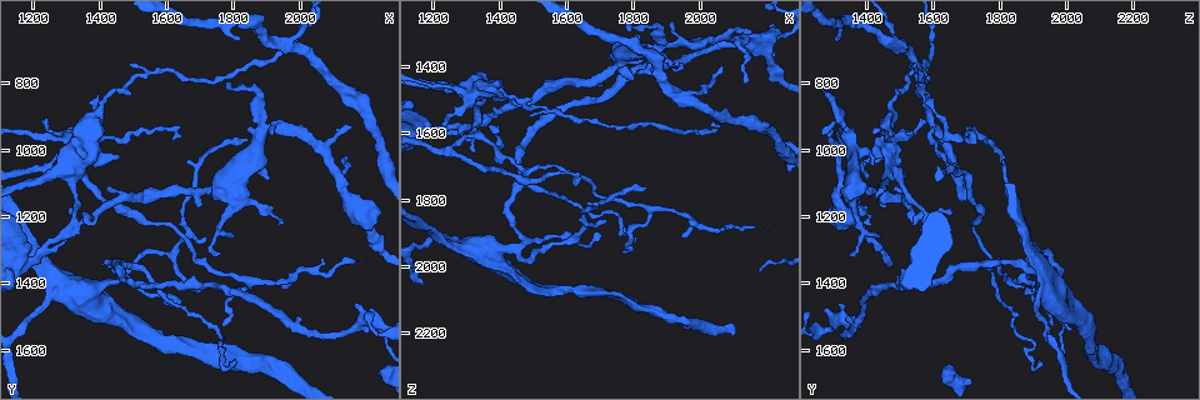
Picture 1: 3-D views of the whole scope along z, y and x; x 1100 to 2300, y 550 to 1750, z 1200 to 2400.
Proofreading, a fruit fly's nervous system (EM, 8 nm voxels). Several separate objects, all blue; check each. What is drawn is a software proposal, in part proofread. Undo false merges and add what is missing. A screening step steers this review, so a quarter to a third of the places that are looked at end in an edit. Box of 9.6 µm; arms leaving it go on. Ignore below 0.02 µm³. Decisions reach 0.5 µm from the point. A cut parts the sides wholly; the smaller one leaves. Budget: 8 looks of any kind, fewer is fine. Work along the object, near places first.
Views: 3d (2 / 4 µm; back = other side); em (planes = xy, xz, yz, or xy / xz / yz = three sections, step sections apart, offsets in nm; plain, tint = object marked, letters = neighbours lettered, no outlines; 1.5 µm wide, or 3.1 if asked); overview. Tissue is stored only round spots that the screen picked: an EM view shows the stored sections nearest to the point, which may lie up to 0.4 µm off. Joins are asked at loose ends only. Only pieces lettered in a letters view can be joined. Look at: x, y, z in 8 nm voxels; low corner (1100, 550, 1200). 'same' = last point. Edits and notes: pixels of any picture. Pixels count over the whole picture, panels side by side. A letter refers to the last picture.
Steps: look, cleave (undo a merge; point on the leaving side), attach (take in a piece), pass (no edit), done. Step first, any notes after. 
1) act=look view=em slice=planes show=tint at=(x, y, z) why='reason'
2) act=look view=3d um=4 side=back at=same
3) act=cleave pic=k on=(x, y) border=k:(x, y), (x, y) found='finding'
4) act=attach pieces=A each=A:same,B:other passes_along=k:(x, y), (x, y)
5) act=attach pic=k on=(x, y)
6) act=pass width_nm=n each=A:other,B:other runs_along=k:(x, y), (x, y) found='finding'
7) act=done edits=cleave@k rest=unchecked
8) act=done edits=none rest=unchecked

act=look view=em slice=xy step=4 show=letters at=(1770, 1520, 1960) why='branch stops here'

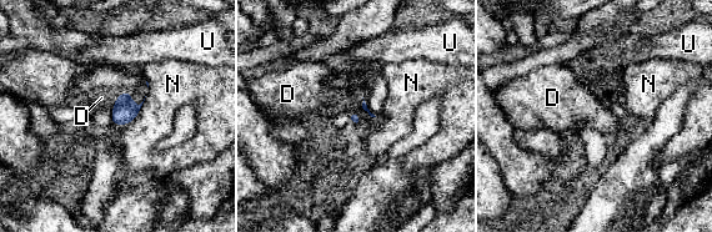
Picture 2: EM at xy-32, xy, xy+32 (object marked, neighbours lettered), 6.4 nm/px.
act=look view=em slice=planes show=letters at=same

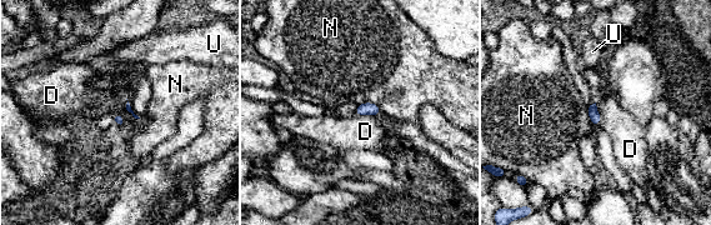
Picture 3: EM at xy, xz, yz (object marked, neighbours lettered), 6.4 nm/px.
act=pass each=D:other,N:other,U:other border=3:(355, 114), (377, 116) found='none of them fits'

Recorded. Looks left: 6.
act=look view=3d um=4 side=back at=(2160, 1330, 1880) why='tapers out'

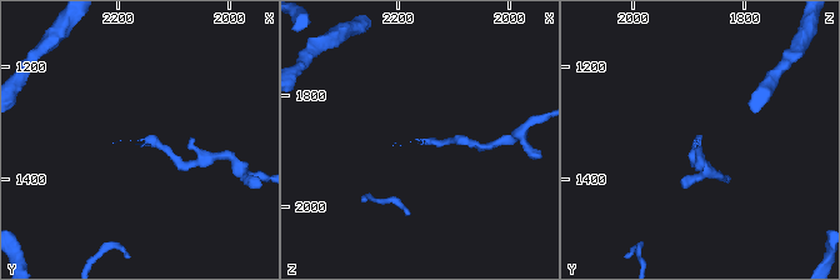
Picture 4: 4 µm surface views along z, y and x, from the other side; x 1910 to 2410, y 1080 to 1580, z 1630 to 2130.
act=look view=em slice=planes show=letters at=(2165, 1335, 1885) why='need the tissue'

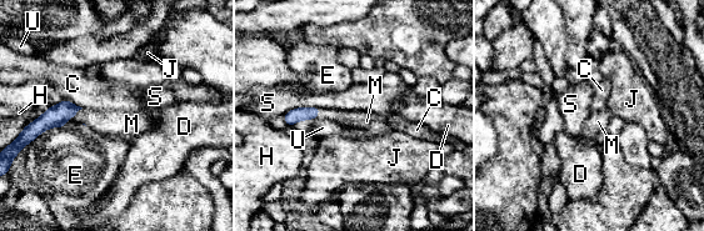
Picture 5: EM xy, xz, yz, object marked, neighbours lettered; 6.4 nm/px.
act=attach pieces=M width_nm=70 longest_contact=S:260nm each=C:other,D:other,E:other,H:other,J:other,M:same,S:other,U:other found='it goes on there'

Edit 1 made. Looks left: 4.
act=look view=overview why='see it whole again'

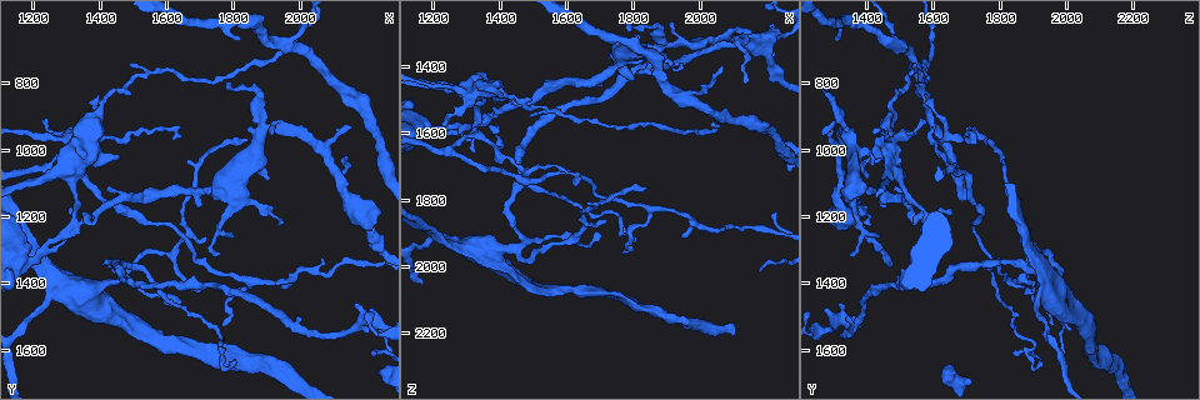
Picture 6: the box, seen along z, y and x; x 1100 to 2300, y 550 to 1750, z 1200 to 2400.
act=look view=3d um=2 at=(1880, 940, 1350) why='thick turns thin'

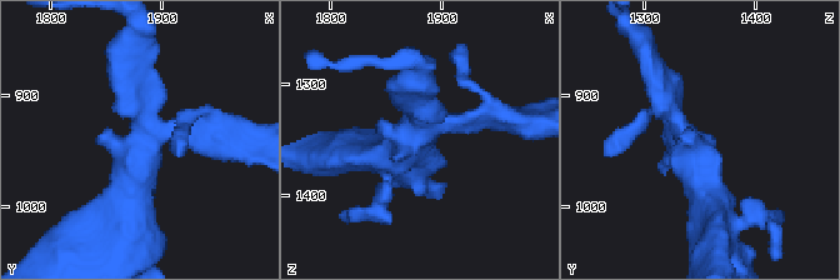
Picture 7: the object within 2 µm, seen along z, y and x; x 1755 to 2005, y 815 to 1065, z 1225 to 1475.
act=look view=em slice=xy step=8 show=tint at=(1890, 944, 1340) why='shape alone is not enough'

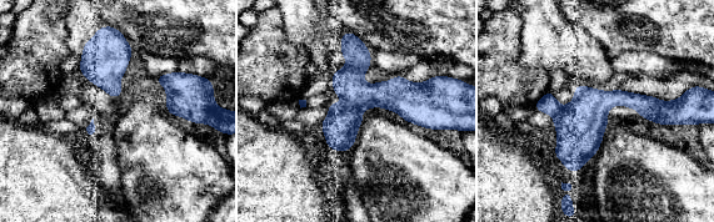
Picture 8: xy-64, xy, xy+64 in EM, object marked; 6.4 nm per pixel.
act=look view=em slice=planes show=letters at=same

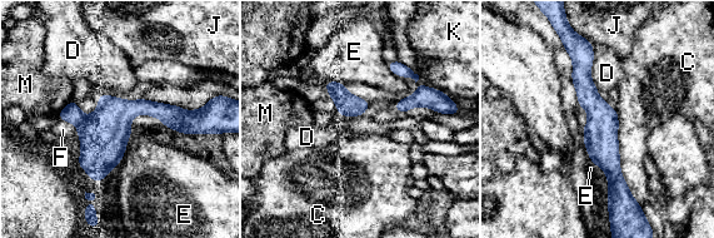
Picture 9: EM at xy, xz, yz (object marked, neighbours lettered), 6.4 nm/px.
act=pass each=C:other,D:other,E:other,F:other,J:other,K:other,M:other border=9:(614, 108), (619, 170), (635, 199) found='all the same neuron'

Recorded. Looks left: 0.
act=done edits=attach@5 rest=unchecked

